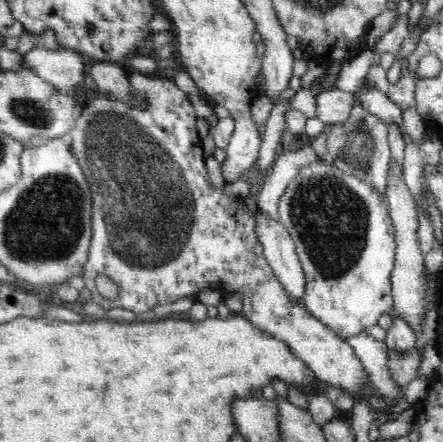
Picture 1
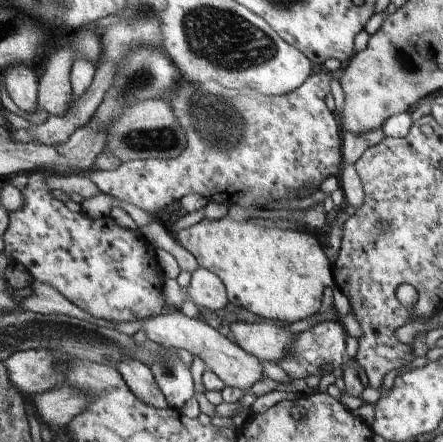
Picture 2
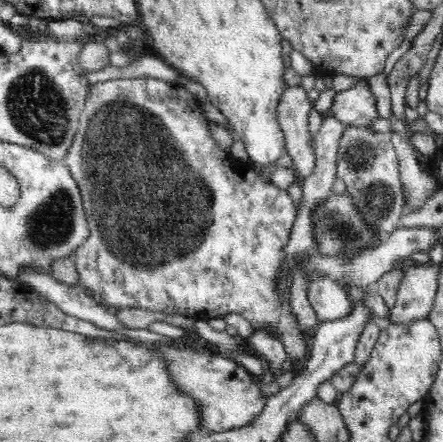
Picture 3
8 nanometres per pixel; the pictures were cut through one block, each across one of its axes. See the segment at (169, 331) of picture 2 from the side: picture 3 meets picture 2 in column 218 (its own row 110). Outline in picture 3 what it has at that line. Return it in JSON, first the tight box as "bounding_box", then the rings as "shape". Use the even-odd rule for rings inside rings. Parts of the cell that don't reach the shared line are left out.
{"bounding_box":[330,80,378,130],"shape":[[[358,80],[354,88],[338,92],[330,112],[344,126],[358,126],[364,130],[368,130],[370,122],[378,118],[376,98],[364,80]]]}

